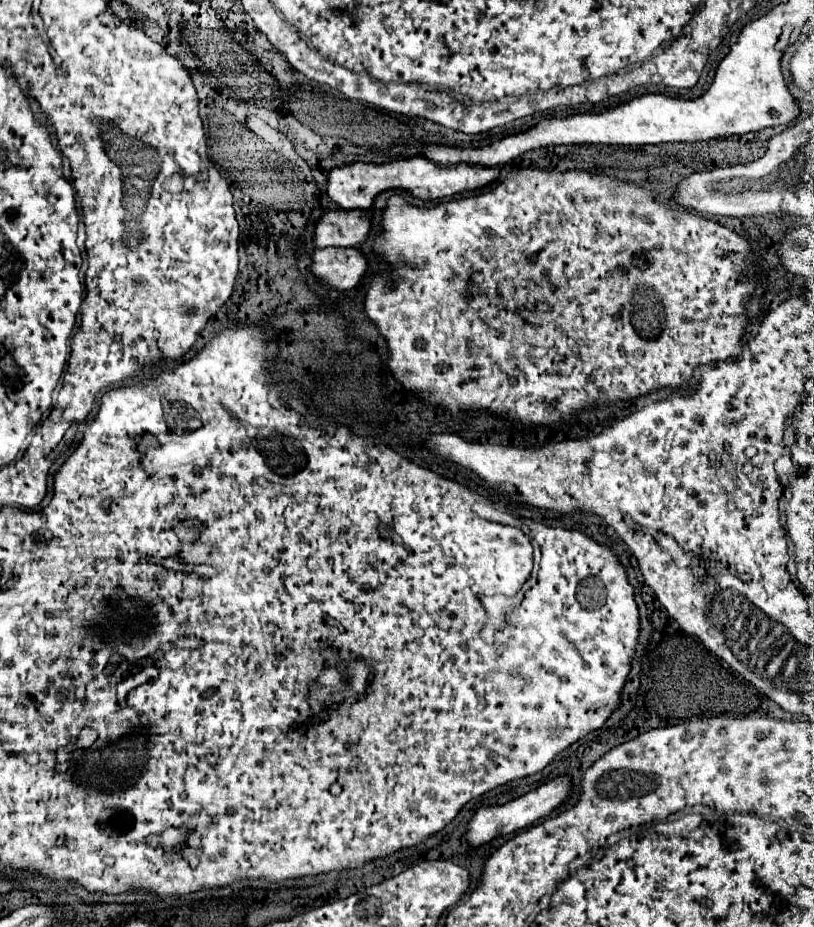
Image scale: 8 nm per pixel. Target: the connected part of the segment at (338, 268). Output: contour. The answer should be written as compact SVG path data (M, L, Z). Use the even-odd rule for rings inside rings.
M319 248L313 254L313 274L331 288L355 288L365 272L367 258L359 248Z

